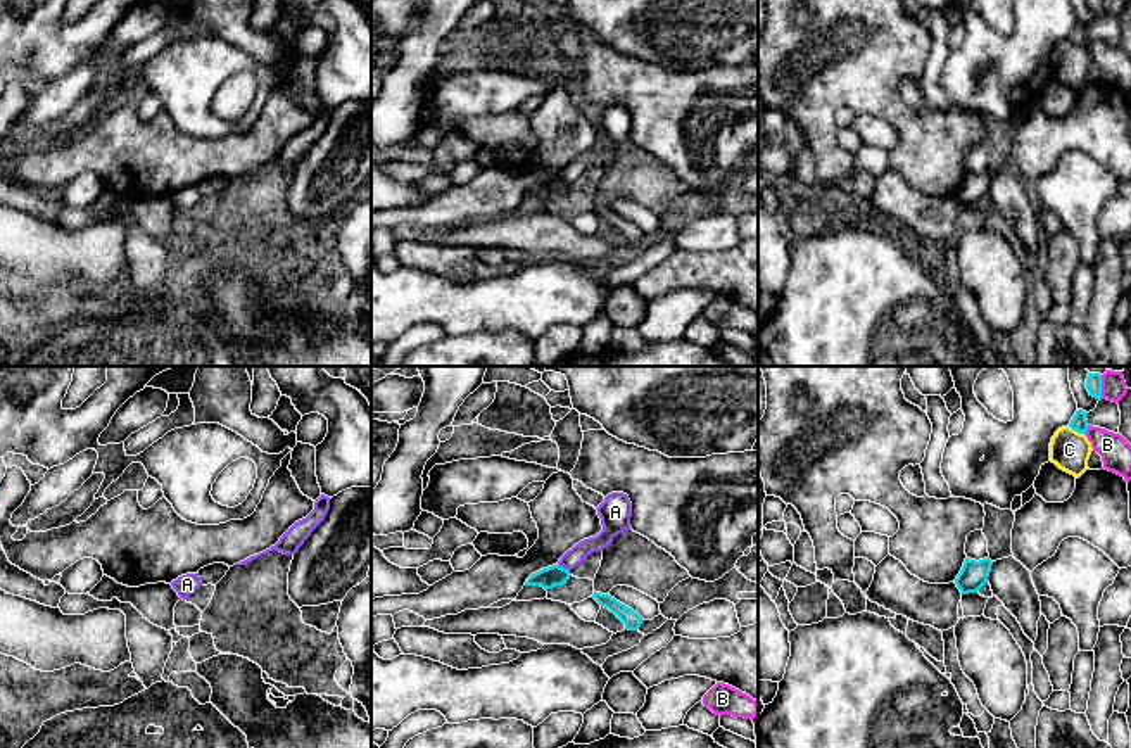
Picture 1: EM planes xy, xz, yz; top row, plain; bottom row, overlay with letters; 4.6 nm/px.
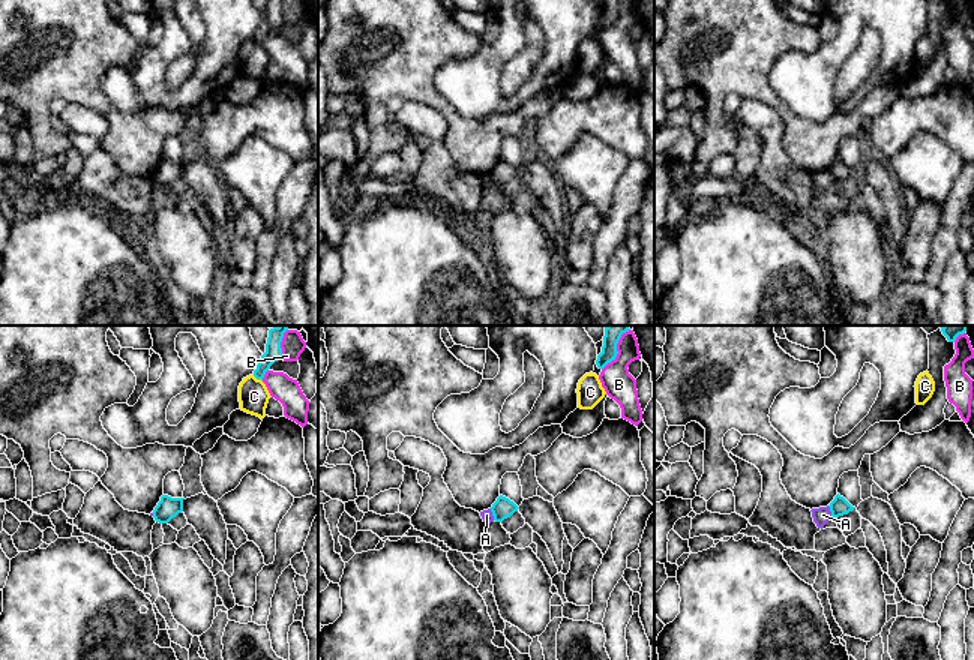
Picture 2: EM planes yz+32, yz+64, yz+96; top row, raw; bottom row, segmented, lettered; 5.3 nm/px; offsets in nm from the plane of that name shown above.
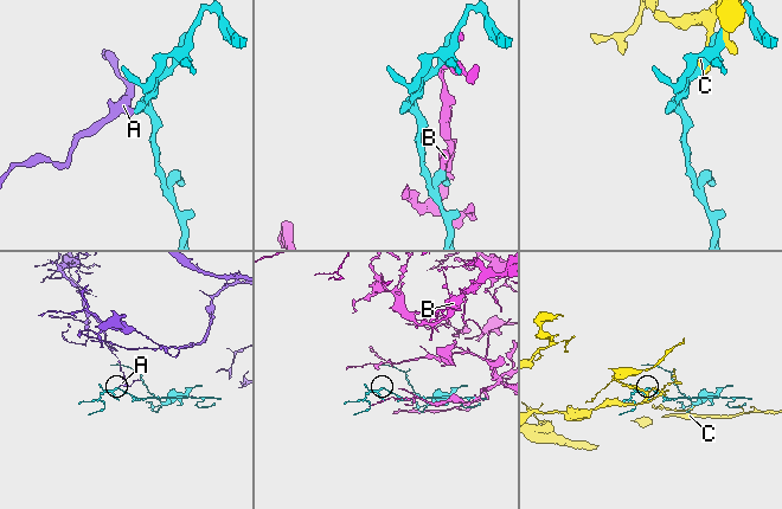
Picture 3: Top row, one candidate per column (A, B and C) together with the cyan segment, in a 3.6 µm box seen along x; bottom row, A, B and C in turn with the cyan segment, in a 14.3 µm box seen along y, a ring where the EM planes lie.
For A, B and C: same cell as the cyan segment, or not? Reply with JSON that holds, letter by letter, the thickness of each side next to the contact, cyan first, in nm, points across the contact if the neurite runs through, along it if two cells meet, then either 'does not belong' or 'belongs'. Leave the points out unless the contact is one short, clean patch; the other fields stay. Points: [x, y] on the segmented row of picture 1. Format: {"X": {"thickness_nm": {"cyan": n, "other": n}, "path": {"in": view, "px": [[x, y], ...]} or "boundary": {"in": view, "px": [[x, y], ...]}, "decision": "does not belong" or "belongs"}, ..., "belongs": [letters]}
{"A": {"thickness_nm": {"cyan": 100, "other": 90}, "boundary": {"in": "xz", "px": [[558, 564], [568, 570]]}, "decision": "does not belong"}, "B": {"thickness_nm": {"cyan": 80, "other": 140}, "decision": "does not belong"}, "C": {"thickness_nm": {"cyan": 80, "other": 190}, "decision": "does not belong"}, "belongs": []}

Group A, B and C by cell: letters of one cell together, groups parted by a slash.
A / B / C

